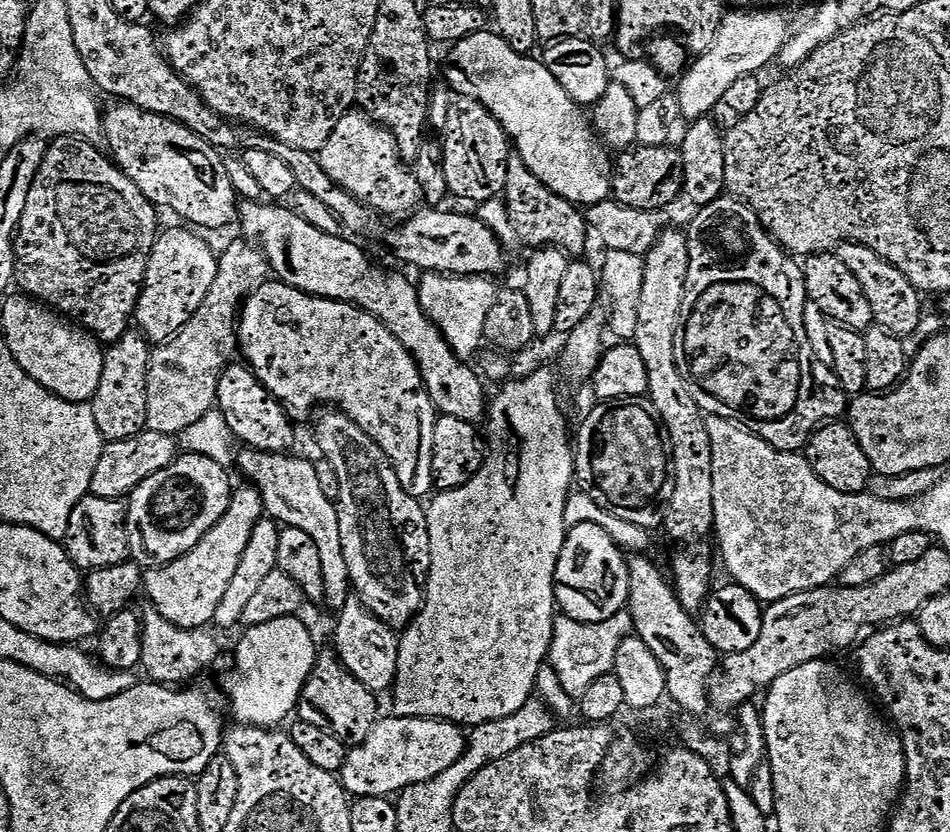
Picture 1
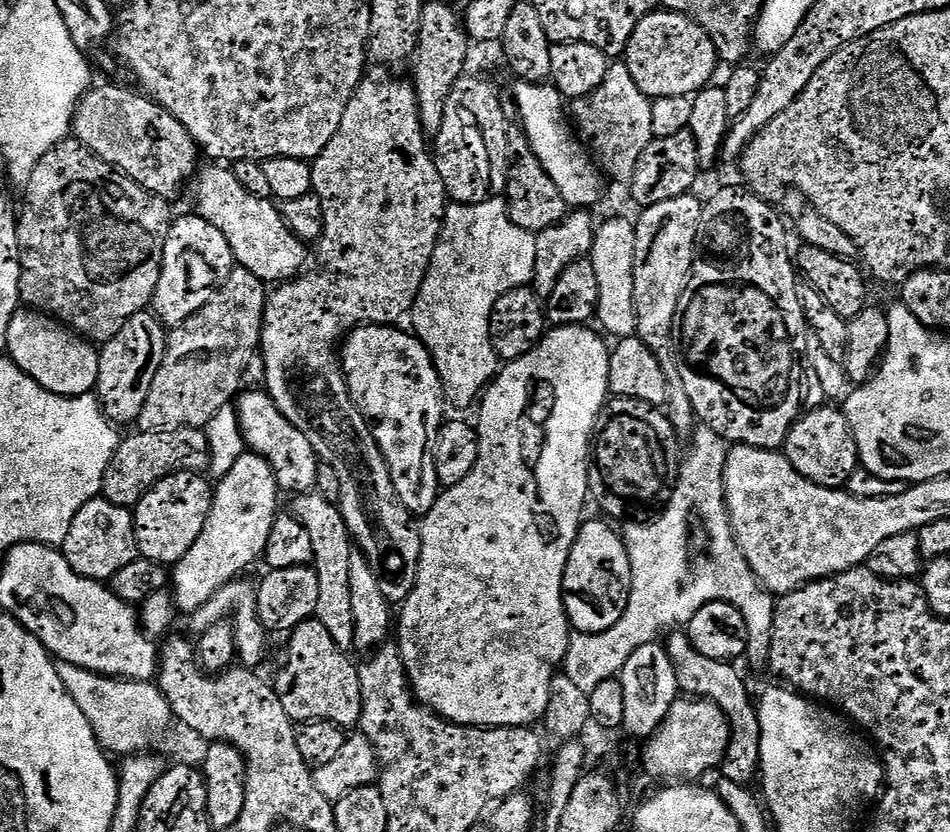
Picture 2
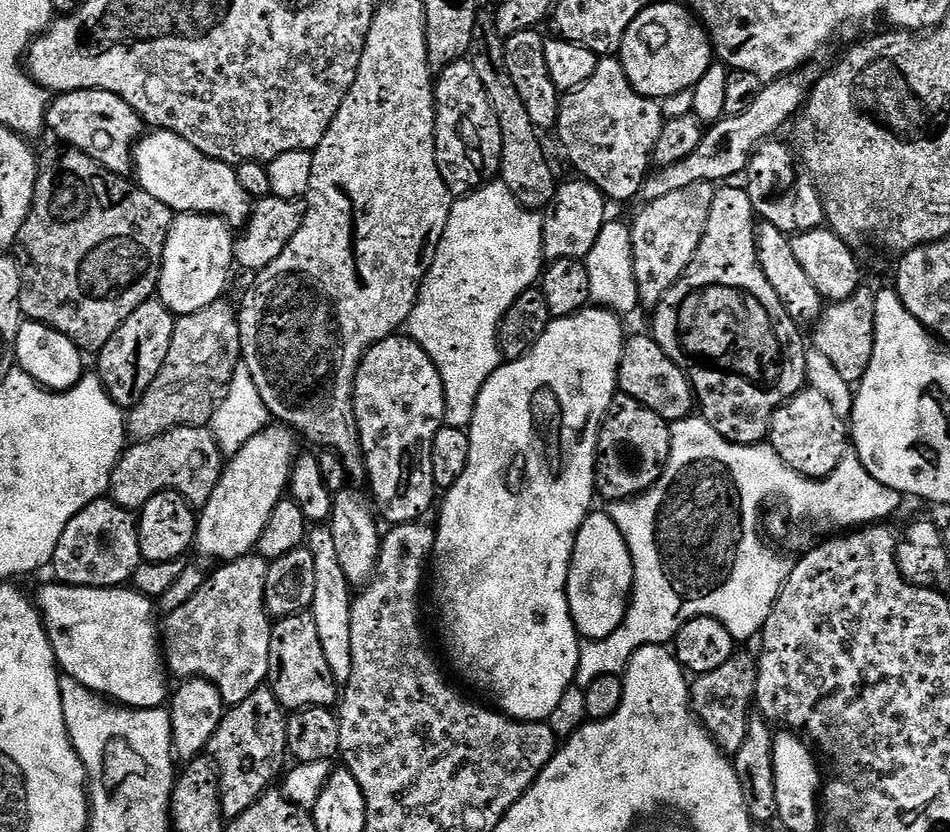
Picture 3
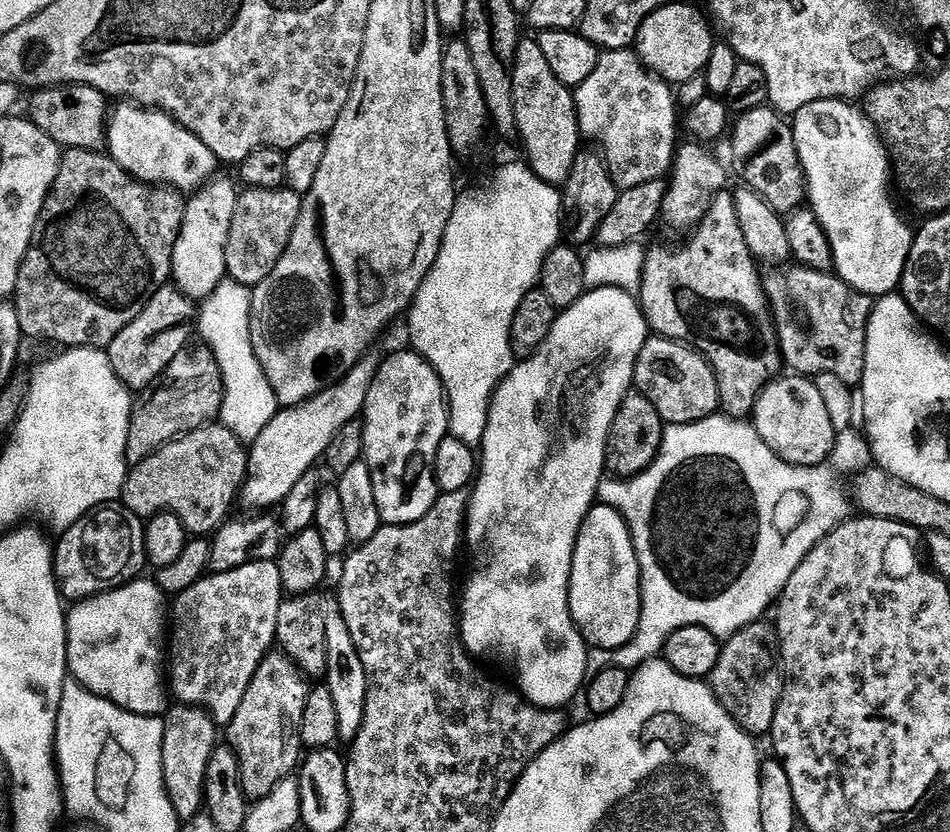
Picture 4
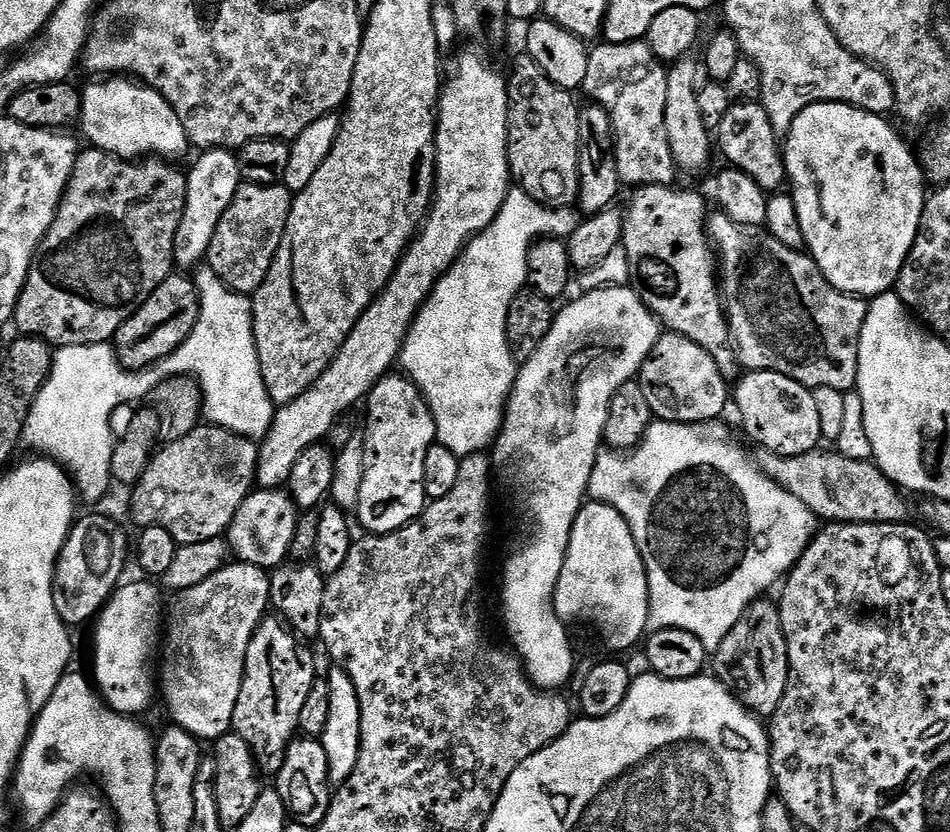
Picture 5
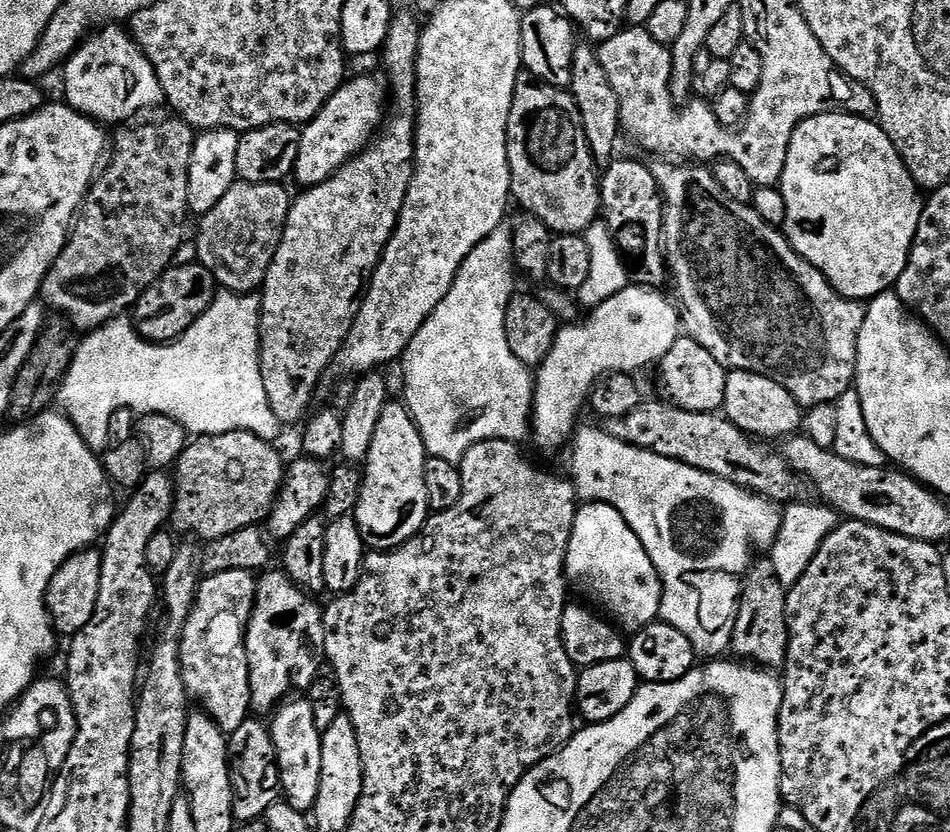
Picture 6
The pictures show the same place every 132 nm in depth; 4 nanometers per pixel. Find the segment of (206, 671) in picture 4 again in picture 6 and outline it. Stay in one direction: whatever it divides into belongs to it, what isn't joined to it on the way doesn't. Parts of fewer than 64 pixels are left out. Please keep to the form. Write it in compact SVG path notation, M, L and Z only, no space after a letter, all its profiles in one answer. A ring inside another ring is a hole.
M226 570L226 574L204 576L180 635L182 682L188 691L188 699L195 703L197 700L200 703L197 705L225 734L238 730L238 726L242 726L242 722L249 719L252 707L244 634L248 631L248 619L252 616L252 607L256 601L256 582L257 577L246 570Z

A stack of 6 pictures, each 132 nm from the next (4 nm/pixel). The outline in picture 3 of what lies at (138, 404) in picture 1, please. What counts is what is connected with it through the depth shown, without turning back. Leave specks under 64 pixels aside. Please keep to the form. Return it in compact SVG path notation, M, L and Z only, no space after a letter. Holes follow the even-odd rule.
M159 299L147 300L106 342L106 346L98 353L100 369L98 375L108 397L122 410L130 410L138 402L142 402L142 394L150 390L150 382L158 378L158 370L162 370L162 362L166 362L166 354L170 354L170 342L174 338L174 326L177 317L161 304Z

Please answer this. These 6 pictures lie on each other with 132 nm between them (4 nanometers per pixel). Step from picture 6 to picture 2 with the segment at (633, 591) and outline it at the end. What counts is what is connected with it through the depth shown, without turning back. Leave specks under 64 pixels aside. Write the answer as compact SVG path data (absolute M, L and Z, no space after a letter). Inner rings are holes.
M585 519L581 523L564 567L564 613L568 615L569 625L580 634L599 634L617 624L626 610L628 591L632 588L632 567L621 533L615 532L611 523L600 520Z

